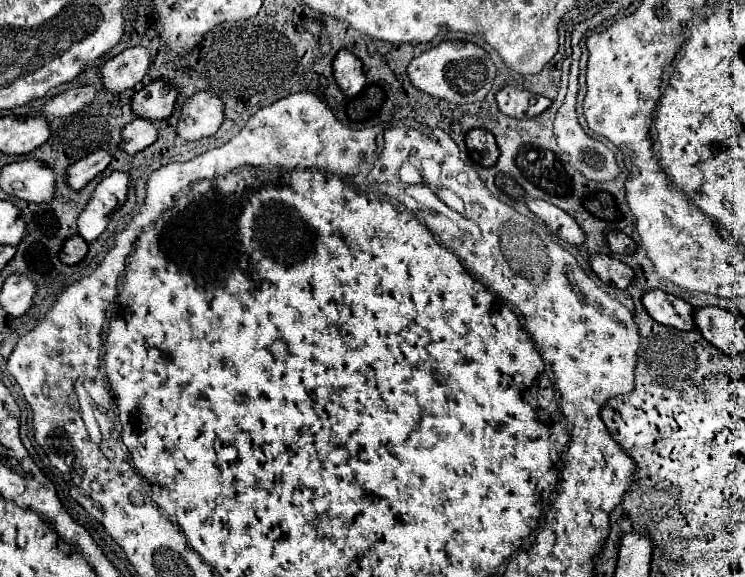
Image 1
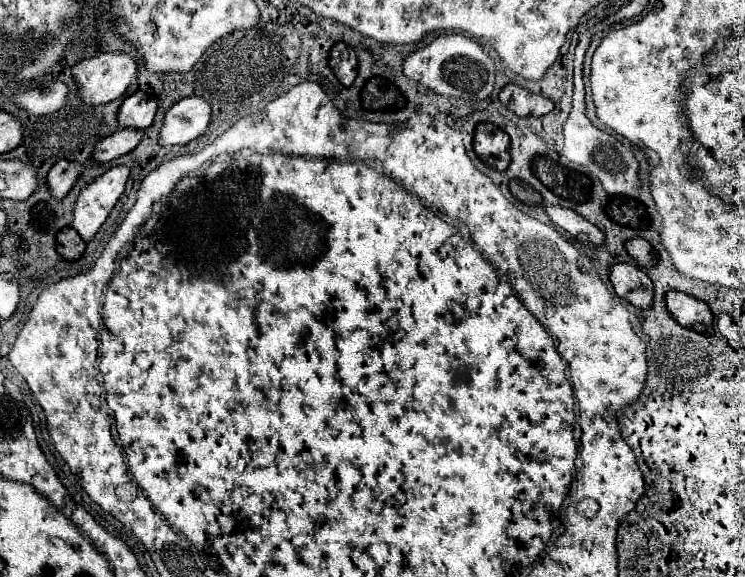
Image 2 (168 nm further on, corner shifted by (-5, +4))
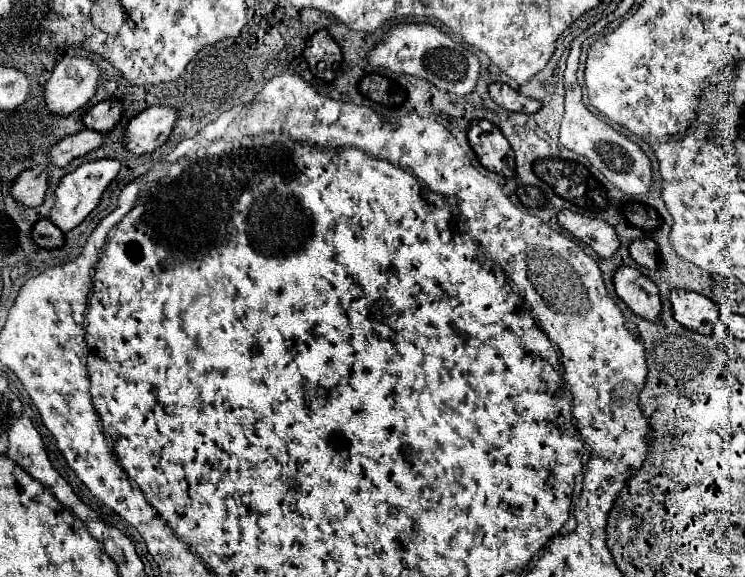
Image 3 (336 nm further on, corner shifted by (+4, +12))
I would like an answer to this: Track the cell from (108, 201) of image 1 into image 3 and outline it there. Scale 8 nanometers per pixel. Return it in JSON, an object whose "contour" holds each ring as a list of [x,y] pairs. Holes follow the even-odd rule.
{"contour":[[[95,160],[95,162],[85,162],[81,164],[79,168],[75,168],[73,172],[65,174],[57,188],[55,188],[55,204],[51,208],[51,214],[49,214],[49,220],[61,230],[61,232],[69,232],[73,230],[77,224],[83,222],[83,218],[93,210],[97,208],[99,200],[101,200],[101,194],[105,192],[105,188],[109,186],[109,182],[117,176],[119,172],[119,162],[117,160]]]}

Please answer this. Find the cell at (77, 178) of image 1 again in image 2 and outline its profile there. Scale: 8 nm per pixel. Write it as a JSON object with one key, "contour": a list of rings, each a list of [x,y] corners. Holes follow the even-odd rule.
{"contour":[[[58,160],[48,172],[48,190],[52,192],[52,196],[62,200],[74,186],[74,182],[84,174],[84,170],[86,170],[86,164]]]}

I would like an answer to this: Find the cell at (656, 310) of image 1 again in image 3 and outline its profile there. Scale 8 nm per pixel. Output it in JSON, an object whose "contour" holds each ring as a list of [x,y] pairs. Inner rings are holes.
{"contour":[[[673,290],[671,292],[673,314],[679,324],[699,334],[711,334],[713,324],[719,320],[721,310],[707,296],[689,292],[689,290]]]}

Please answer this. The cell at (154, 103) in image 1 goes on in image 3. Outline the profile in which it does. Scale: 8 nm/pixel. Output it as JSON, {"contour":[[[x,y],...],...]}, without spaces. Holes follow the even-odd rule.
{"contour":[[[105,100],[95,106],[85,108],[85,128],[107,134],[115,122],[121,118],[123,104],[117,100]]]}

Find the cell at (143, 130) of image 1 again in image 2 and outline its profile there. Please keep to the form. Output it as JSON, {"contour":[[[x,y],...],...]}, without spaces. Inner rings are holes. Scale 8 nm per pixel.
{"contour":[[[124,128],[124,130],[118,130],[116,134],[104,138],[96,148],[94,148],[94,154],[92,158],[96,162],[110,162],[118,156],[124,156],[128,152],[132,152],[140,140],[144,136],[144,130],[130,130],[130,128]]]}

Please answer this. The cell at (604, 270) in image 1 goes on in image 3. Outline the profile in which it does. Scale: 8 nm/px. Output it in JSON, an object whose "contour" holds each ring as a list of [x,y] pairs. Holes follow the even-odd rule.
{"contour":[[[621,266],[615,274],[617,296],[641,318],[649,322],[659,322],[661,300],[657,286],[643,276],[637,268]]]}

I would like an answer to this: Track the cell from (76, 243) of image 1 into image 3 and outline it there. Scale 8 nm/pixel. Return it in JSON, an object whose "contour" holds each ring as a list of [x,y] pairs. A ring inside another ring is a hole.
{"contour":[[[39,220],[33,226],[33,242],[41,248],[51,250],[51,248],[59,248],[65,242],[65,234],[49,220]]]}

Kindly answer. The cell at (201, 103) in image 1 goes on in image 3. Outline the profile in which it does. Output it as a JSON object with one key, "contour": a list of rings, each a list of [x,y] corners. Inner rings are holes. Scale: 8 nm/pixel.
{"contour":[[[151,106],[133,116],[123,132],[123,148],[135,156],[149,154],[161,146],[177,122],[177,112],[167,106]]]}

